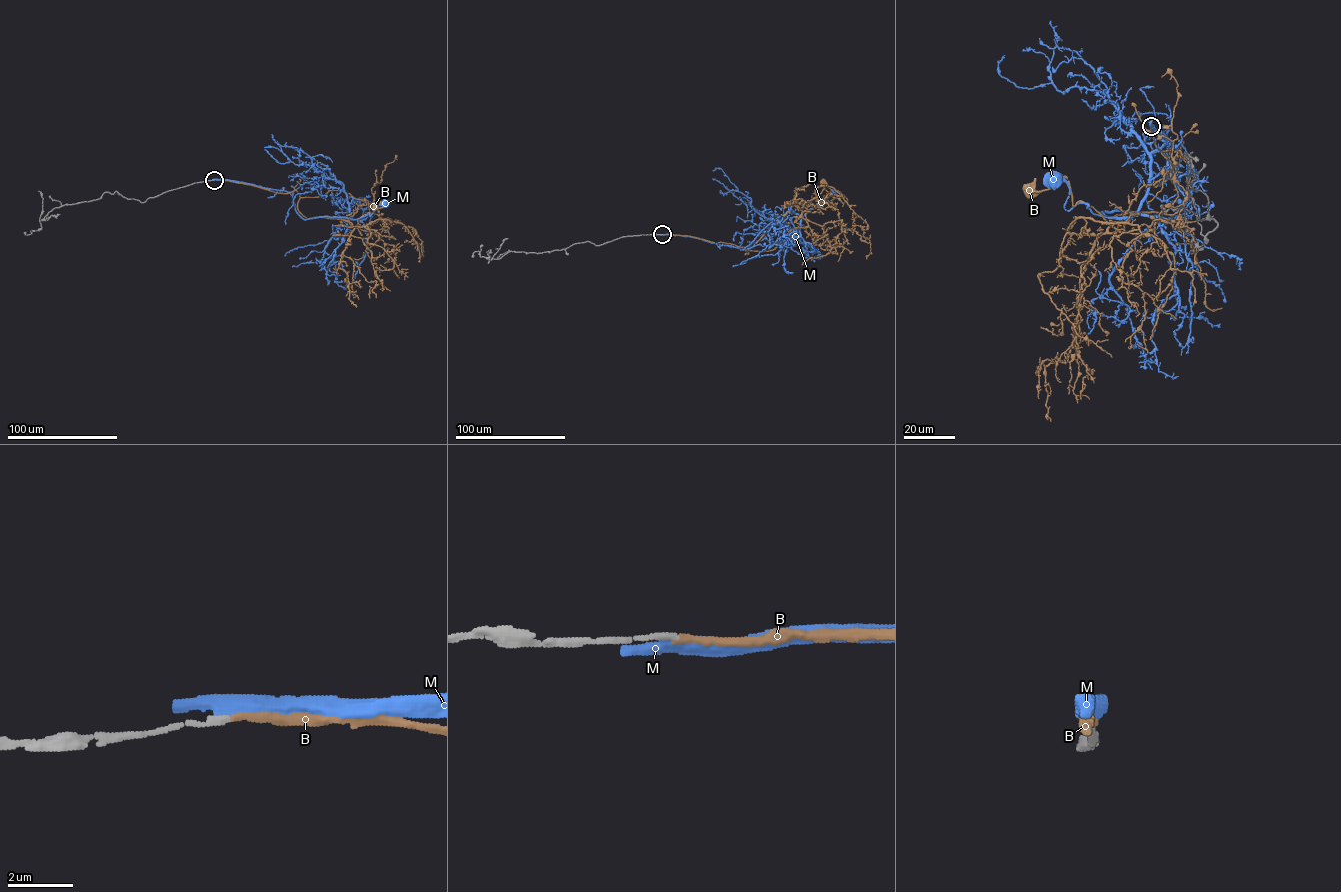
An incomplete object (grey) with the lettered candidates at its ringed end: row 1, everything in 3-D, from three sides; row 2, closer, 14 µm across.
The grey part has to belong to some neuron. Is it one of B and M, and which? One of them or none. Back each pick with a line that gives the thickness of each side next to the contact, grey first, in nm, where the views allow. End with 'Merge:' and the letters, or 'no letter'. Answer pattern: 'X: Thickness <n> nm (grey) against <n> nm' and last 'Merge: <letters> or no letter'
B: Thickness 200 nm (grey) against 200 nm
Merge: B

